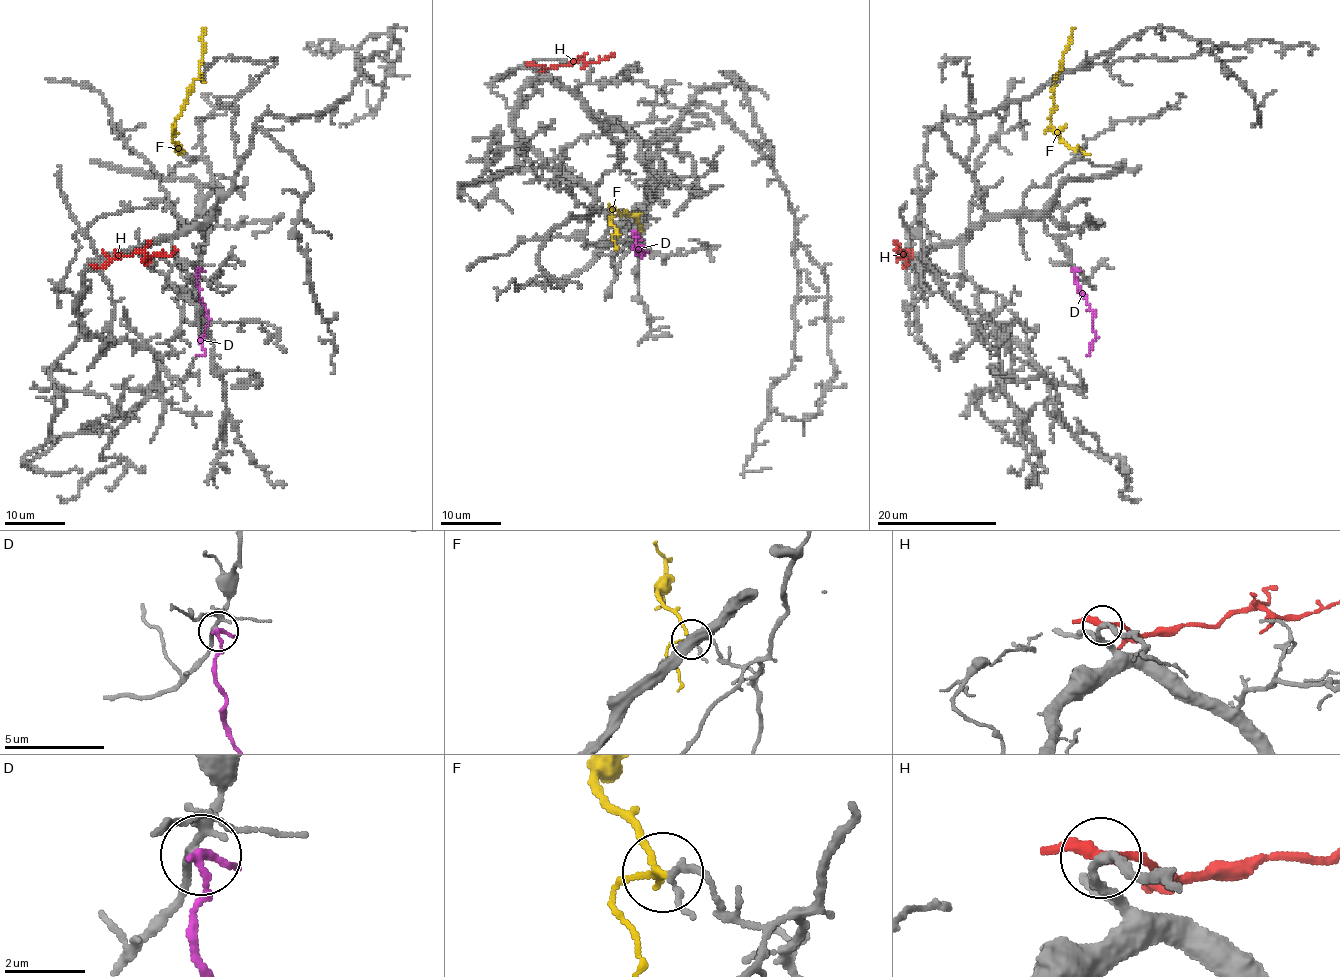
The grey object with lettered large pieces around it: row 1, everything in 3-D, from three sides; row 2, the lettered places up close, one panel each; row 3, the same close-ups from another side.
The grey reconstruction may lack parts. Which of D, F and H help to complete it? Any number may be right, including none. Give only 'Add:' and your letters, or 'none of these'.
Add: F

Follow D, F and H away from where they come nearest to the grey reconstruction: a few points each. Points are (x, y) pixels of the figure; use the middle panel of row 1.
D: (634, 233), (636, 243), (645, 251), (639, 255), (637, 251), (640, 249), (633, 246)
F: (618, 233), (609, 221), (612, 209), (636, 216), (640, 231)
H: (535, 65), (549, 68), (573, 62), (600, 62), (612, 56)

